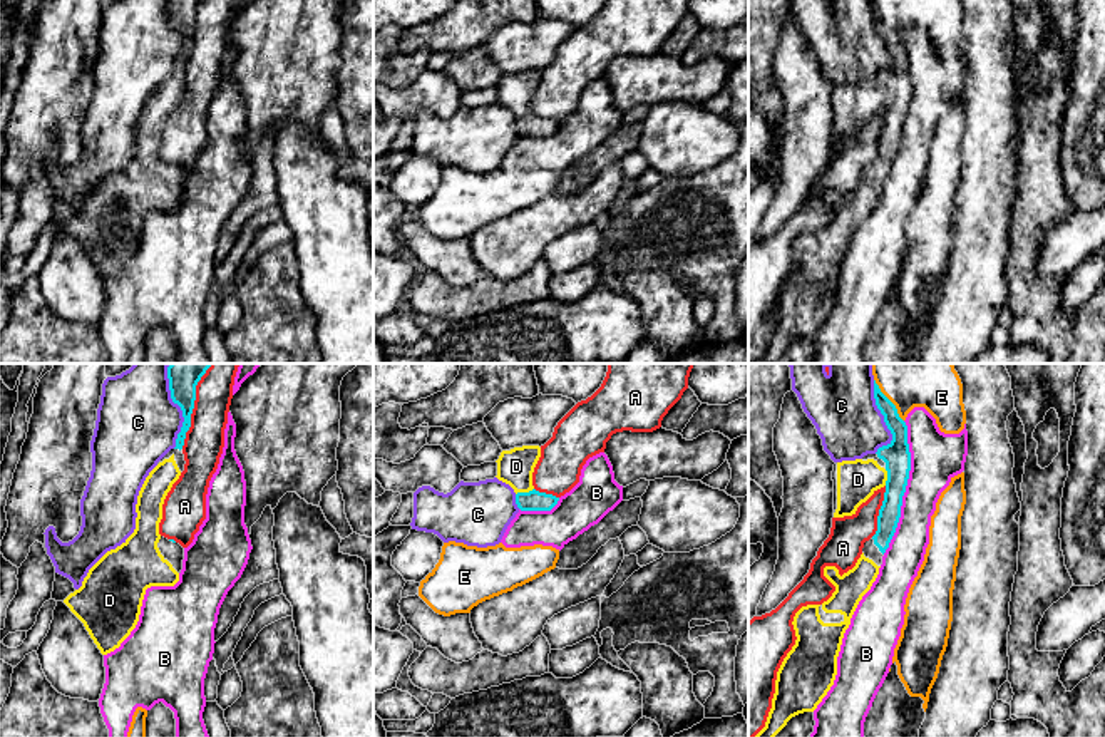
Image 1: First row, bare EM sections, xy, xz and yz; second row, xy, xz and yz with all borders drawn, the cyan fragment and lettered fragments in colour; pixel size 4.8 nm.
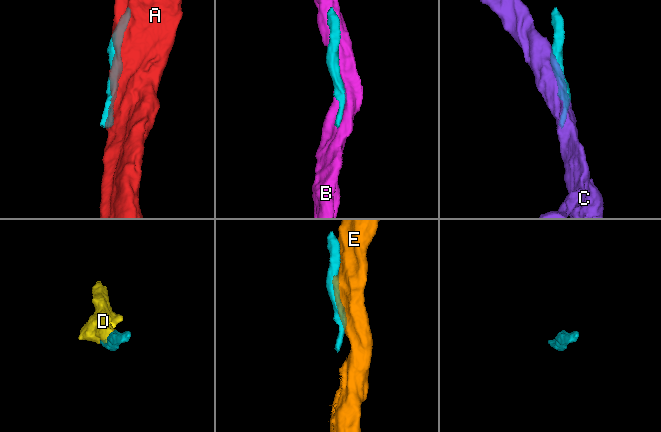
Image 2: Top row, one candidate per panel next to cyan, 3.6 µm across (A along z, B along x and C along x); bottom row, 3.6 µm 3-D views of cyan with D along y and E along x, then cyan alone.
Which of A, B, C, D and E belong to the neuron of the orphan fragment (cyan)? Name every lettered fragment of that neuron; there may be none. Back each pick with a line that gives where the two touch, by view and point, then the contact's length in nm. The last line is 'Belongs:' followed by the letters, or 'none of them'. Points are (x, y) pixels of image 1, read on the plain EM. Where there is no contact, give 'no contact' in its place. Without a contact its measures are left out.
D: xz (524, 118) | 90 nm
Belongs: D

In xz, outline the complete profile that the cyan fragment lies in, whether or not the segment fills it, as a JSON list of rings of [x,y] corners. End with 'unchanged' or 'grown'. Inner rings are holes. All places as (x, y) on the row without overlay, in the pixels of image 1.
[[[522,70],[502,75],[496,85],[496,102],[514,114],[516,129],[521,136],[551,136],[559,126],[559,122],[539,117],[532,111],[532,97],[539,82],[539,70]]] | grown

